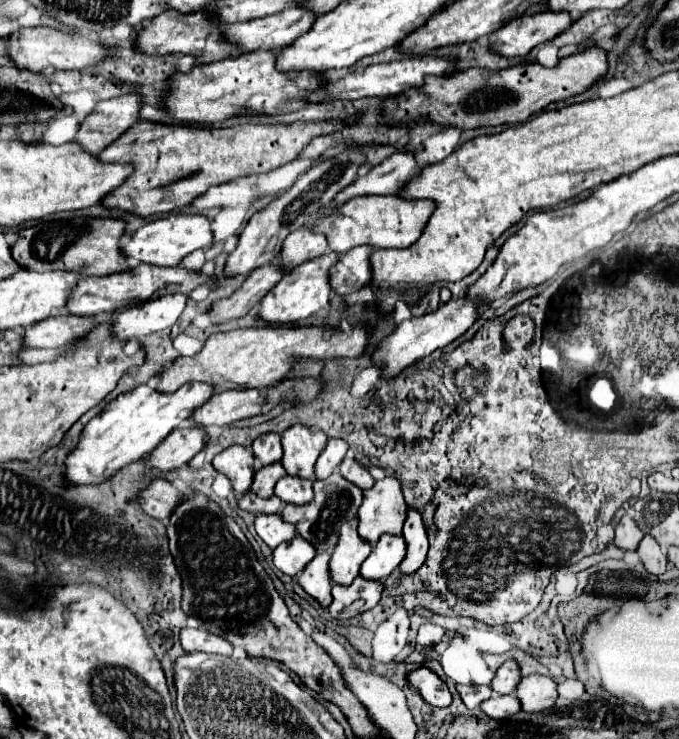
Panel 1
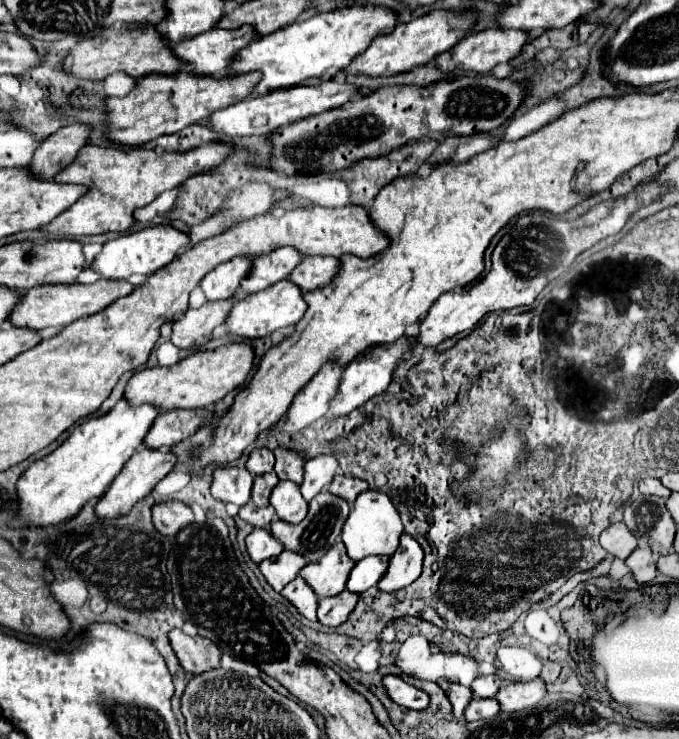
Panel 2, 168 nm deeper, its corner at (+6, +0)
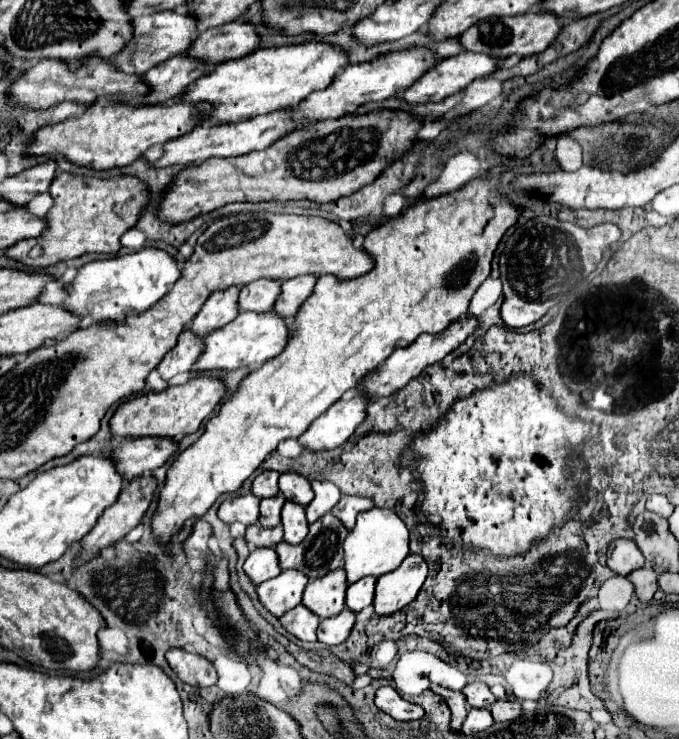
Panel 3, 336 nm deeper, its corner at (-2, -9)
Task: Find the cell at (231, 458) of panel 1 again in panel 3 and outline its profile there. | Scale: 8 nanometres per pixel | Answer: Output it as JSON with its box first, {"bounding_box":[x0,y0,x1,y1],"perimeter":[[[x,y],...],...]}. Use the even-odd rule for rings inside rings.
{"bounding_box":[218,492,260,526],"perimeter":[[[252,492],[244,494],[244,496],[234,496],[220,504],[218,516],[226,524],[232,524],[238,520],[238,522],[250,526],[250,524],[258,522],[258,504],[260,504],[260,498],[252,496]]]}

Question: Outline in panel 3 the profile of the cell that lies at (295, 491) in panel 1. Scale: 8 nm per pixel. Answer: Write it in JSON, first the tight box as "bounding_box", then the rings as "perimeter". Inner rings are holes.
{"bounding_box":[282,502,308,544],"perimeter":[[[286,502],[282,508],[282,526],[284,526],[284,540],[290,544],[298,544],[308,534],[308,520],[306,508],[302,504]]]}

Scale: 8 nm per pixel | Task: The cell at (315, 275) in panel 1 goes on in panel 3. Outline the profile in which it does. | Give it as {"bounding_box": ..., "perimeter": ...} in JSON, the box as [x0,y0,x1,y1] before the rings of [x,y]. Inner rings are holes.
{"bounding_box":[198,310,290,370],"perimeter":[[[276,310],[270,312],[240,312],[236,320],[224,328],[216,328],[206,336],[206,350],[198,358],[198,370],[236,370],[242,366],[260,366],[266,360],[278,356],[290,340],[290,322],[282,316],[276,316]]]}

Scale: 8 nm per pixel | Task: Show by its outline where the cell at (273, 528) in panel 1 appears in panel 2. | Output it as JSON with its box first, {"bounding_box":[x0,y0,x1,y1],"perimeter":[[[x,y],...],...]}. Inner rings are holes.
{"bounding_box":[246,529,284,563],"perimeter":[[[254,529],[246,537],[246,551],[254,563],[262,563],[264,559],[272,559],[272,557],[280,555],[284,551],[284,547],[280,547],[280,543],[276,543],[276,539],[272,539],[272,535],[268,535],[268,529],[264,529],[264,531]]]}

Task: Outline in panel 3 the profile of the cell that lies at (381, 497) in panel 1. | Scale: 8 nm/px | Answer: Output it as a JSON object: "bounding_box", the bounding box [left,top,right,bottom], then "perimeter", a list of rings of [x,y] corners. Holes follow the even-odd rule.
{"bounding_box":[344,506,408,584],"perimeter":[[[374,506],[372,510],[358,516],[356,526],[344,540],[344,570],[348,582],[352,584],[364,576],[382,576],[386,572],[392,572],[408,554],[408,528],[404,526],[404,522],[396,516],[396,512]]]}

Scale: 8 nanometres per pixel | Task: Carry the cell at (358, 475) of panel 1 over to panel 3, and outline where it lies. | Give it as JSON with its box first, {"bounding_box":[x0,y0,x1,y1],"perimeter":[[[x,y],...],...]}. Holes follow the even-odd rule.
{"bounding_box":[332,494,374,530],"perimeter":[[[344,494],[344,496],[340,498],[340,502],[332,508],[332,514],[334,514],[336,518],[340,518],[342,524],[344,524],[348,530],[352,530],[354,524],[356,524],[358,512],[370,510],[372,506],[374,506],[372,500],[368,500],[368,498],[364,498],[364,496],[346,496],[346,494]]]}

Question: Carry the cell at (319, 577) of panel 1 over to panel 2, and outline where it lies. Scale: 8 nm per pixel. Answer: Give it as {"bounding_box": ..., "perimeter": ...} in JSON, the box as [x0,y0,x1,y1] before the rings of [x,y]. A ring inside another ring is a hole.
{"bounding_box":[282,579,318,621],"perimeter":[[[294,579],[282,589],[282,597],[288,599],[300,615],[304,615],[308,621],[316,621],[316,607],[318,607],[318,597],[316,593],[304,583],[304,579]]]}

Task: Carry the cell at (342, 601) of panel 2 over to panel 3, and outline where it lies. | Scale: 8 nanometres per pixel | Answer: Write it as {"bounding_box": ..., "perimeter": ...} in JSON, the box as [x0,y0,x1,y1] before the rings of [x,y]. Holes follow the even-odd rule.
{"bounding_box":[318,608,356,646],"perimeter":[[[348,608],[334,618],[324,618],[318,626],[318,642],[324,642],[328,646],[342,644],[350,636],[354,620],[356,620],[356,614],[348,612]]]}

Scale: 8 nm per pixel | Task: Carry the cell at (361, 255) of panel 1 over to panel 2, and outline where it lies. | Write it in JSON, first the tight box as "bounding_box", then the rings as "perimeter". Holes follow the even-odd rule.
{"bounding_box":[288,257,338,293],"perimeter":[[[308,257],[298,263],[298,267],[288,275],[288,281],[292,281],[302,293],[312,291],[316,287],[322,287],[332,281],[338,269],[338,259],[332,257]]]}

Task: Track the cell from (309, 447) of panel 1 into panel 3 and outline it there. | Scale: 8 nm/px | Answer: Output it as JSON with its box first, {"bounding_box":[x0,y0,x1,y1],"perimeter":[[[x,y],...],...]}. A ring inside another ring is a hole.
{"bounding_box":[280,472,312,506],"perimeter":[[[284,472],[280,476],[280,492],[286,496],[286,500],[298,502],[302,506],[310,504],[312,500],[310,480],[298,472]]]}

